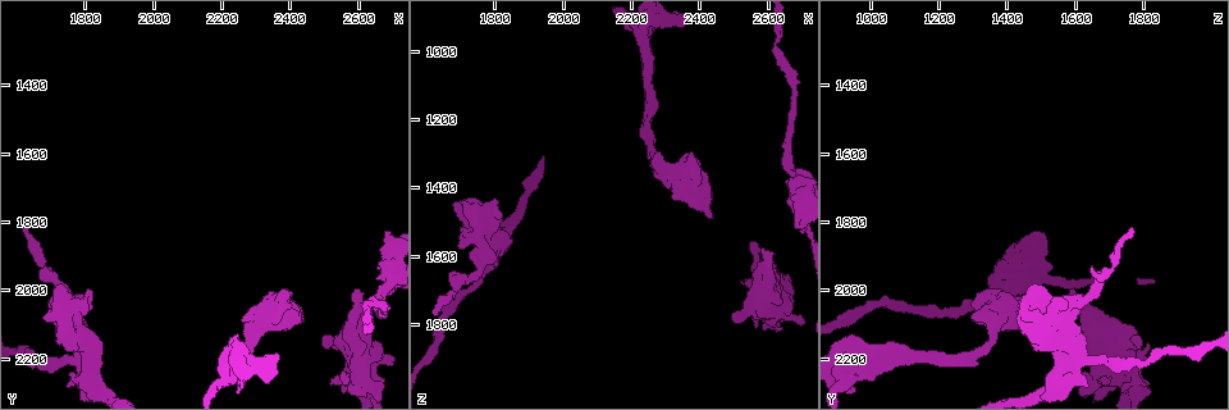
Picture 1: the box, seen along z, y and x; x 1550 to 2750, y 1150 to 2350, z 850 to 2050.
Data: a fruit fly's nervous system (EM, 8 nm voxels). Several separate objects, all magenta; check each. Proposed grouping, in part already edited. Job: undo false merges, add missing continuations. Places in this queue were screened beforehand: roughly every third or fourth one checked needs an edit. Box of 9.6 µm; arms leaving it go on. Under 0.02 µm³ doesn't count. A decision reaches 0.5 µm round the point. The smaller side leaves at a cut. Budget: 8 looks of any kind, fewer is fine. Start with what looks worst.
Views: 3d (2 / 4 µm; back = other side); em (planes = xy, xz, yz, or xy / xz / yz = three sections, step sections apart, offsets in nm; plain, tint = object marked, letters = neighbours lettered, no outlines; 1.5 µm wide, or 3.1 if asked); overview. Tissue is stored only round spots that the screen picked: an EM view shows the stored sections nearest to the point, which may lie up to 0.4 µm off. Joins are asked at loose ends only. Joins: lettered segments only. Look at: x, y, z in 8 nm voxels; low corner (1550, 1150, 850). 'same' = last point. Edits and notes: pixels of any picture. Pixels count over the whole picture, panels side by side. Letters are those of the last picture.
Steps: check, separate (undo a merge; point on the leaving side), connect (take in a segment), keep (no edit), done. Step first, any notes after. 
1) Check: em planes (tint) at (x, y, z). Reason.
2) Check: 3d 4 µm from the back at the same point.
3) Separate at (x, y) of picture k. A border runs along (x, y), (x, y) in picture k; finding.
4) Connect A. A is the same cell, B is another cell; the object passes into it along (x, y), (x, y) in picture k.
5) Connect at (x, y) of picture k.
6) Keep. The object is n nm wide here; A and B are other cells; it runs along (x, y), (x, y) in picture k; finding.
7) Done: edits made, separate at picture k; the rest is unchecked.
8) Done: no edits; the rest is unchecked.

Check: 3d 2 µm at (2570, 2020, 1580). Free end.

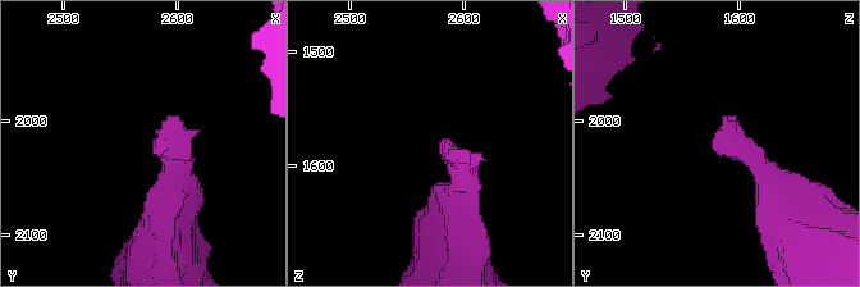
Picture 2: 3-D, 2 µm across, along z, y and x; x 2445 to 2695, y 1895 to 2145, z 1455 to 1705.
Check: em planes (letters) at (2580, 2016, 1576).

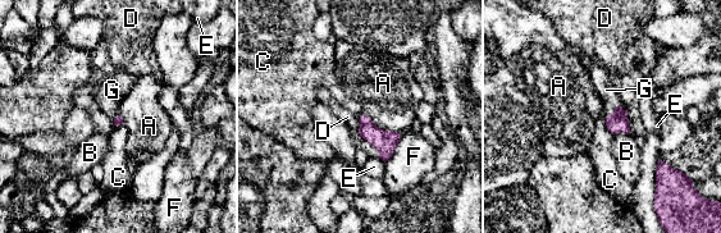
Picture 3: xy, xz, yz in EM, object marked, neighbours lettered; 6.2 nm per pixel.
Connect G. G is the same cell, A, B, C, D, E and F are other cells; the object passes into it along (617, 122), (612, 113), (606, 90) in picture 3; it goes on there.

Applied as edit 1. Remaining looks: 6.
Check: overview. See it whole again.

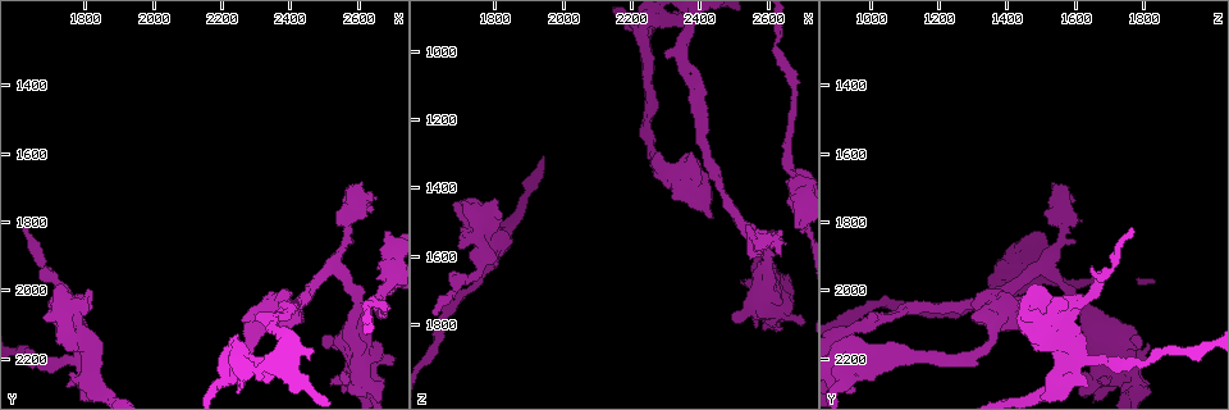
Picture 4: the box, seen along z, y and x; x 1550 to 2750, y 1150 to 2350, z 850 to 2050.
Check: 3d 2 µm at (2490, 2170, 1780). Branch stops here.

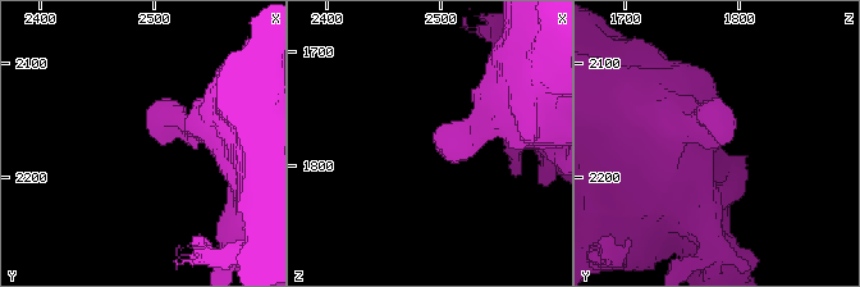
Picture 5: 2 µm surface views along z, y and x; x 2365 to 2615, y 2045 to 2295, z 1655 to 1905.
Check: em planes (tint) at (2500, 2170, 1784).

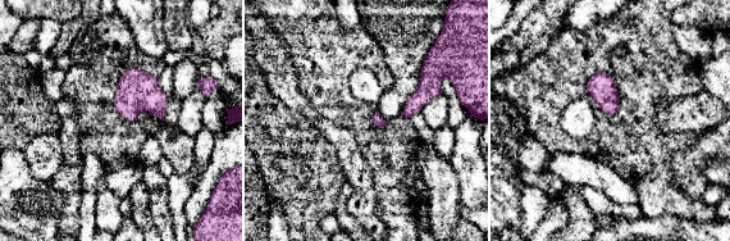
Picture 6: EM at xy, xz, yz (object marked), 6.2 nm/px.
Check: em planes (letters) at the same point. See the neighbours.

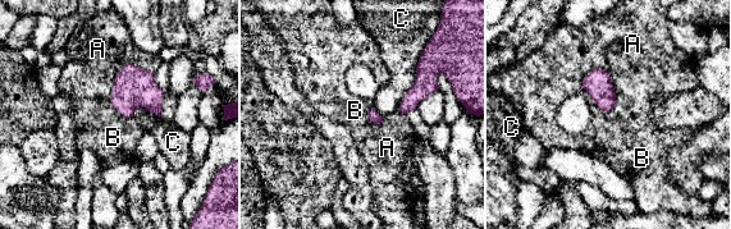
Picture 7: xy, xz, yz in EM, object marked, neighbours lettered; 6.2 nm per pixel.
Keep. A, B and C are other cells; a border runs along (370, 109), (368, 115), (374, 123) in picture 7; no lettered segment goes on from it.

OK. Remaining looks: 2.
Done: edits made, connect at picture 3; the rest is unchecked.

